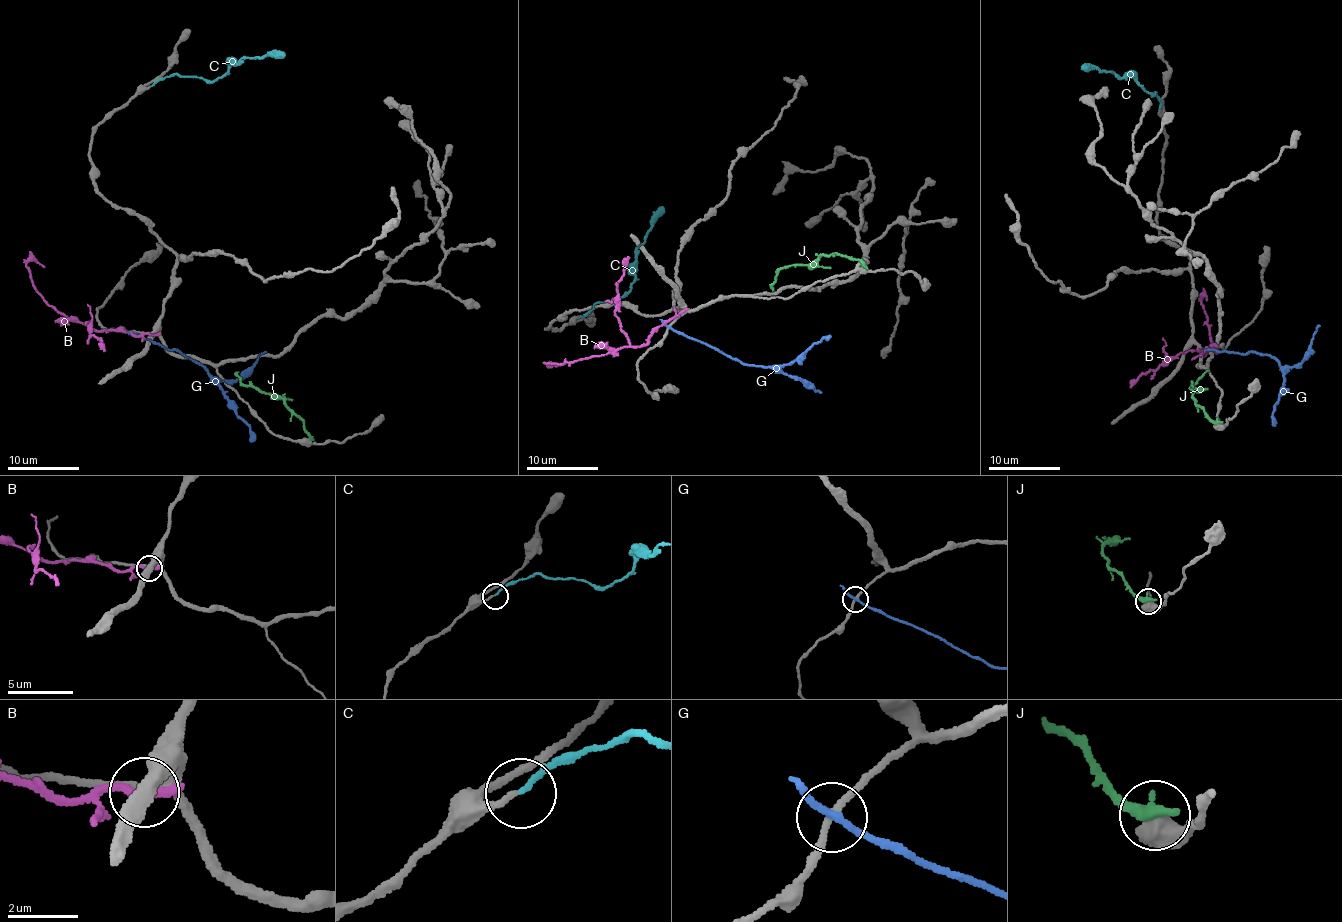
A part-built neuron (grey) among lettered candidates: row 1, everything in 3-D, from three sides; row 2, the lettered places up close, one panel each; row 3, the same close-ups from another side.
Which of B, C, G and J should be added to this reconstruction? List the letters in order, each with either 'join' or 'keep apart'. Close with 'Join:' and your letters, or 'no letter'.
B: keep apart
C: join
G: keep apart
J: keep apart
Join: C

